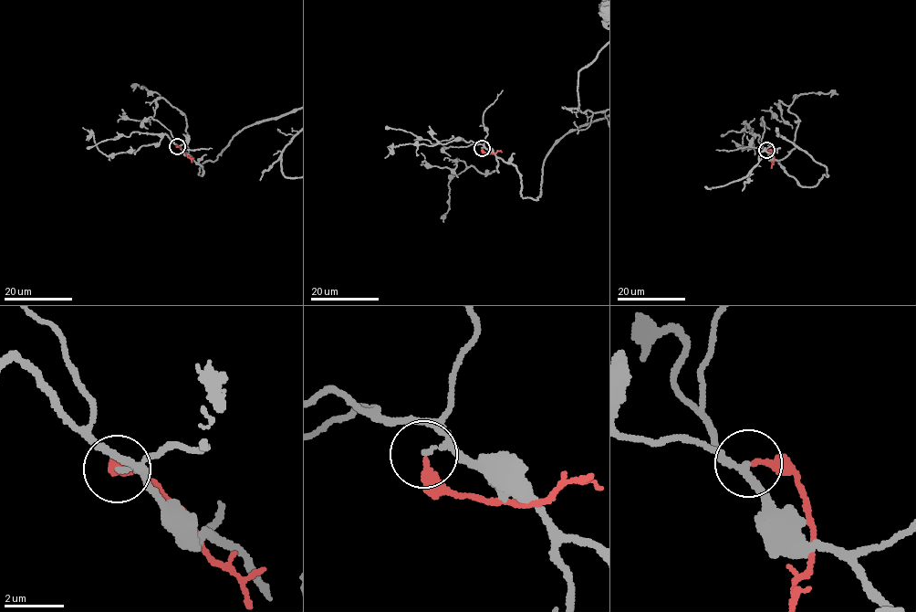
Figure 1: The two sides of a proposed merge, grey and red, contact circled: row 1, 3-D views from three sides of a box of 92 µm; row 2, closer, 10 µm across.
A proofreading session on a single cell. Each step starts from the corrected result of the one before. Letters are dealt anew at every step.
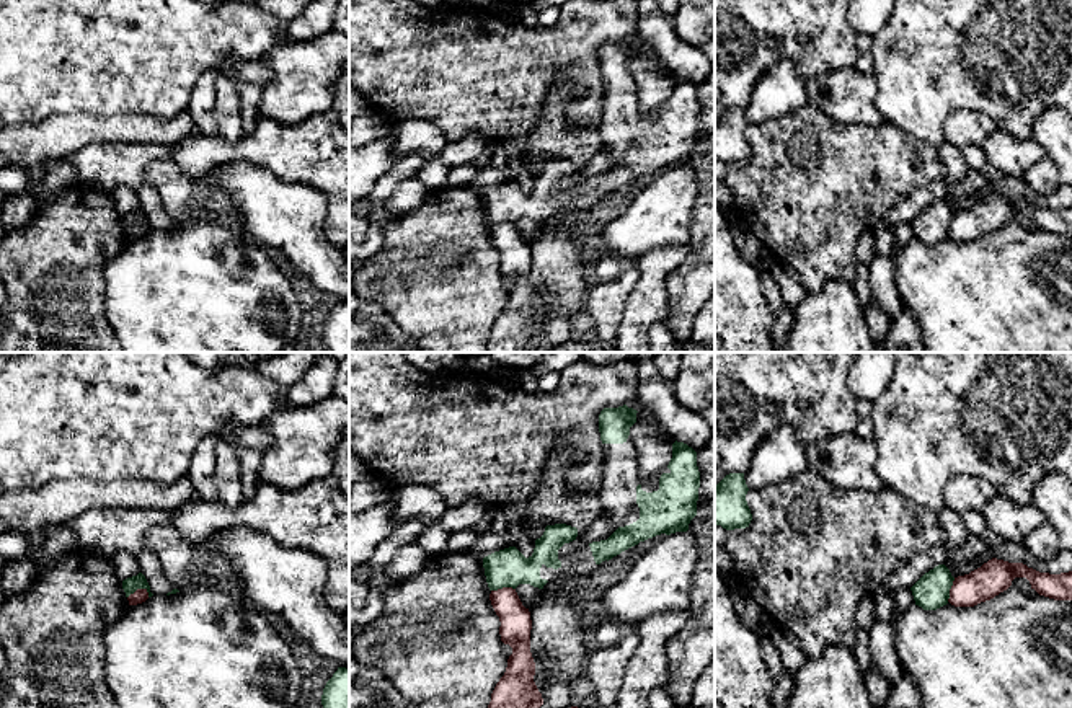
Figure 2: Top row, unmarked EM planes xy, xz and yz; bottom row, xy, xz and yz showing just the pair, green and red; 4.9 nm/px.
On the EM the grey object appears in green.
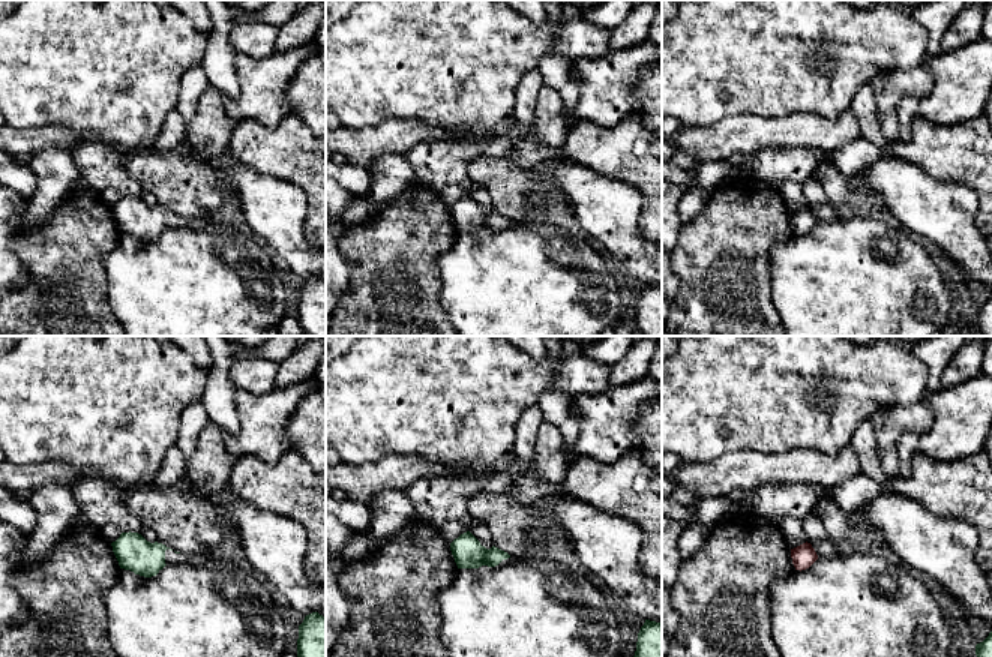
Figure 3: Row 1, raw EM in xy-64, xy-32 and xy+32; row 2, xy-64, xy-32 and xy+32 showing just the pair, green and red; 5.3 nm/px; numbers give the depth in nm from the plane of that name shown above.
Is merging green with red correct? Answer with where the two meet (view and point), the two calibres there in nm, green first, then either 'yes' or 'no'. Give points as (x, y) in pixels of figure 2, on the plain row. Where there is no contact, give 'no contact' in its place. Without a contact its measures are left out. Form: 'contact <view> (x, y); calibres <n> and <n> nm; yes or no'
contact xy (137, 222); calibres 80 and 70 nm; no

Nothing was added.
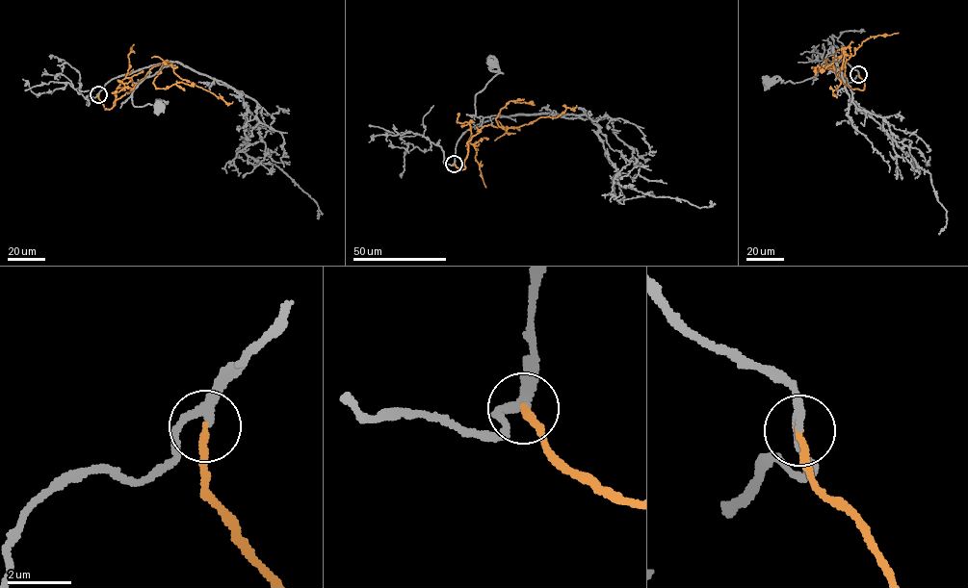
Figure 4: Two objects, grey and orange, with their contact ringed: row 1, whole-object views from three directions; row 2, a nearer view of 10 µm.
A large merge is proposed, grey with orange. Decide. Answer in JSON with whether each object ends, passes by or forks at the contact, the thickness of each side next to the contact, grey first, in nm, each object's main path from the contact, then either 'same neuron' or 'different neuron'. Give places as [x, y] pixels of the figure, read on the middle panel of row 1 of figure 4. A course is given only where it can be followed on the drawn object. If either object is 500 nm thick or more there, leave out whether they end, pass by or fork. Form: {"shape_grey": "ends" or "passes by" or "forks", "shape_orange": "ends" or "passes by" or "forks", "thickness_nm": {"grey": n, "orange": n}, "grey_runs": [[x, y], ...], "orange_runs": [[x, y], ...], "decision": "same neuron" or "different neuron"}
{"shape_grey": "passes by", "shape_orange": "ends", "thickness_nm": {"grey": 240, "orange": 220}, "grey_runs": [[454, 164], [455, 147], [462, 135], [477, 124], [501, 115], [476, 115], [475, 95], [502, 72], [490, 62]], "orange_runs": [[454, 164], [459, 168], [465, 167], [467, 142], [484, 126], [507, 130], [495, 118], [510, 101], [535, 105]], "decision": "same neuron"}

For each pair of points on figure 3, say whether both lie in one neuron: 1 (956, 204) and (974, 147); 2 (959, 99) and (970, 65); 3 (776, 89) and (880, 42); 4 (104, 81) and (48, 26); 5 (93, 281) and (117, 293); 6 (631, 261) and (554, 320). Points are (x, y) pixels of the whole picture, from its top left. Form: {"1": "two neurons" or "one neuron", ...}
{"1": "two neurons", "2": "one neuron", "3": "one neuron", "4": "one neuron", "5": "two neurons", "6": "two neurons"}

